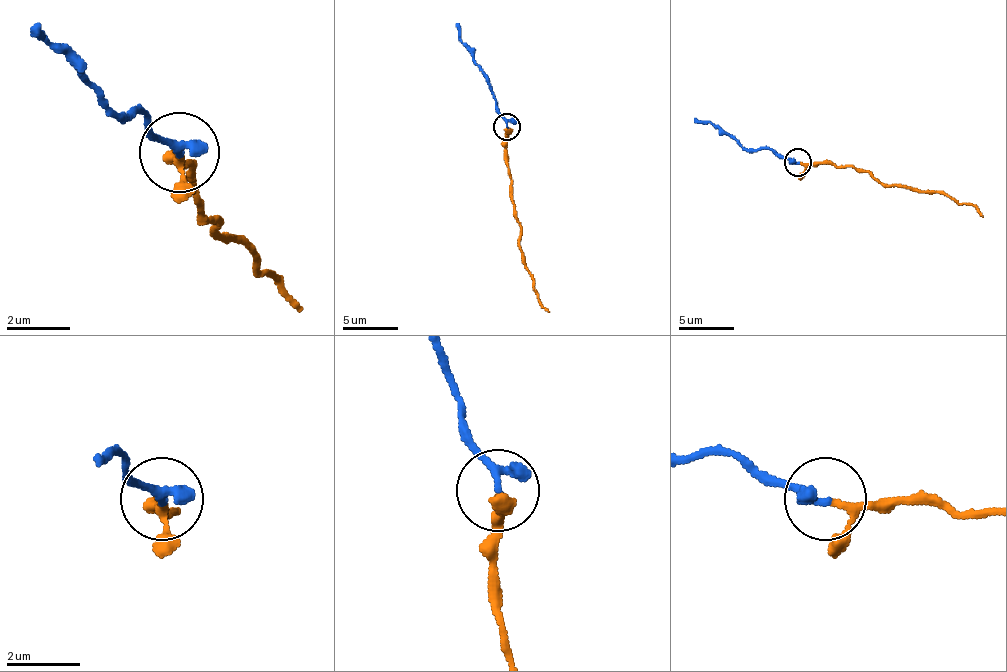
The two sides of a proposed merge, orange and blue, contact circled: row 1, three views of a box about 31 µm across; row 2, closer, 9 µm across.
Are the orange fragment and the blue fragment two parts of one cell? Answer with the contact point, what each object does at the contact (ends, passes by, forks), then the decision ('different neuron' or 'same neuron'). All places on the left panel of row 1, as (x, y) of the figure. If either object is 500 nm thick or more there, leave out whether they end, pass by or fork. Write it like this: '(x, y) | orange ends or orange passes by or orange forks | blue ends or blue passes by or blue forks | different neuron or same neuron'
(179, 152) | orange passes by | blue passes by | same neuron

